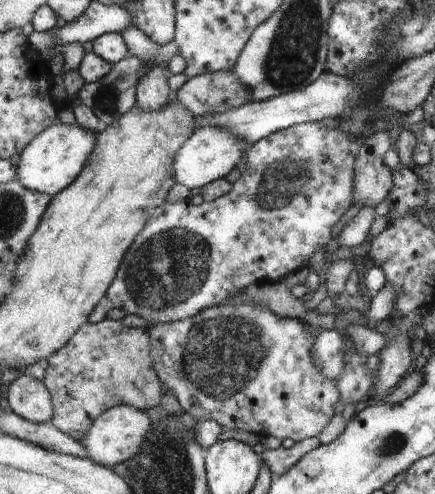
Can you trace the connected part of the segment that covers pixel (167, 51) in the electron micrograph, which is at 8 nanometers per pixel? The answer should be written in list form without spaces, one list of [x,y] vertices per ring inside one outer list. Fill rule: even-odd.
[[[136,25],[130,26],[126,32],[122,32],[129,46],[130,55],[140,57],[143,61],[148,60],[174,60],[181,55],[180,46],[176,40],[162,45],[152,40],[148,34]]]

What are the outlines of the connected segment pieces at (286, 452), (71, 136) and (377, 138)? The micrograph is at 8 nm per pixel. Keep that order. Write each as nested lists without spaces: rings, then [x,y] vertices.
[[[318,437],[307,438],[295,442],[294,446],[289,449],[279,447],[277,449],[266,449],[261,455],[264,459],[264,464],[268,466],[273,476],[282,476],[286,474],[294,464],[299,463],[300,459],[308,452],[318,448],[321,442]]]
[[[60,123],[52,126],[48,132],[40,134],[36,140],[26,147],[19,164],[20,182],[31,188],[34,192],[58,196],[83,174],[91,159],[92,152],[96,150],[99,133],[86,130],[80,123]]]
[[[380,131],[370,136],[365,144],[360,145],[360,156],[356,156],[356,202],[364,206],[378,206],[390,194],[393,172],[384,163],[384,154],[392,147],[388,131]]]

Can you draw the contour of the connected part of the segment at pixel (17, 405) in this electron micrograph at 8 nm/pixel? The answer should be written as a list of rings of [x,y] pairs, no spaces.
[[[24,375],[11,384],[5,403],[16,414],[38,424],[52,423],[55,419],[55,401],[45,381]]]

